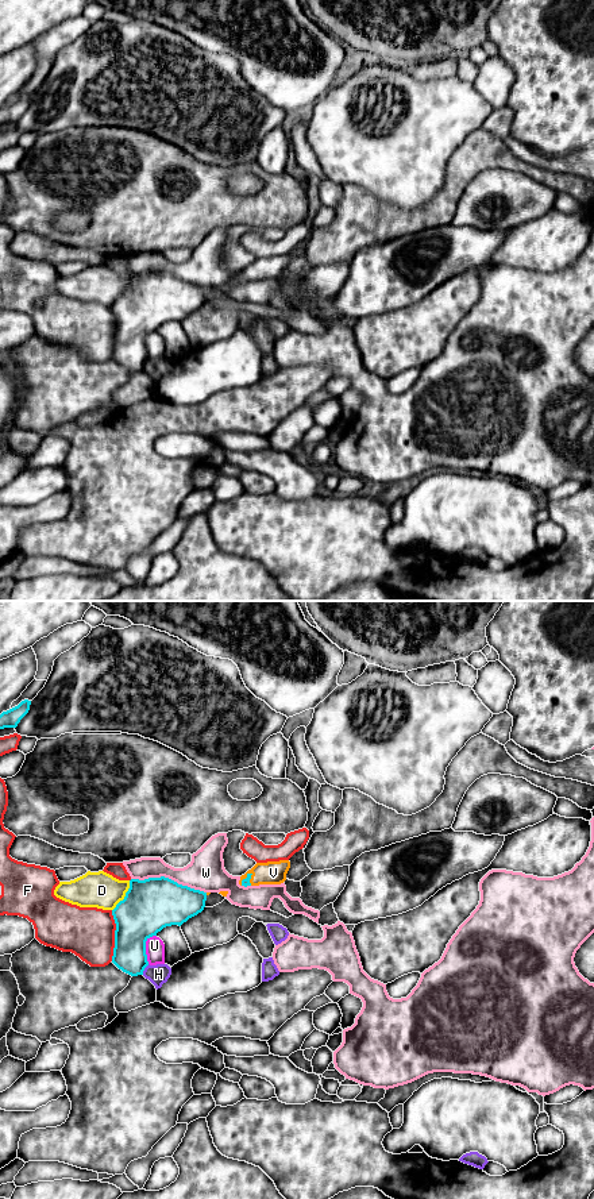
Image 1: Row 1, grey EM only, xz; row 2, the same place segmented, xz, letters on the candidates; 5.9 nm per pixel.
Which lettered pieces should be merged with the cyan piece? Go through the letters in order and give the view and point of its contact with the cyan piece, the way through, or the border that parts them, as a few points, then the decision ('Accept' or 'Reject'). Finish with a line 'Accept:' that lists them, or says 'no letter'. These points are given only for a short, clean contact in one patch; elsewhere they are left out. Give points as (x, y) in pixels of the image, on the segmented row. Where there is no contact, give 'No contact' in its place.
D: Touches cyan at xz (126, 895). Reject
F: Touches cyan at xz (115, 936). Reject
H: Touches cyan at xz (143, 970). Reject
U: Touches cyan at xz (145, 948). Reject
V: Touches cyan at xz (246, 878). Accept
W: Touches cyan at xz (168, 878). Reject
Accept: V

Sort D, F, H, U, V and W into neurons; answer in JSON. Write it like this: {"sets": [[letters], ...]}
{"sets": [["D"], ["F"], ["H"], ["U"], ["V"], ["W"]]}

